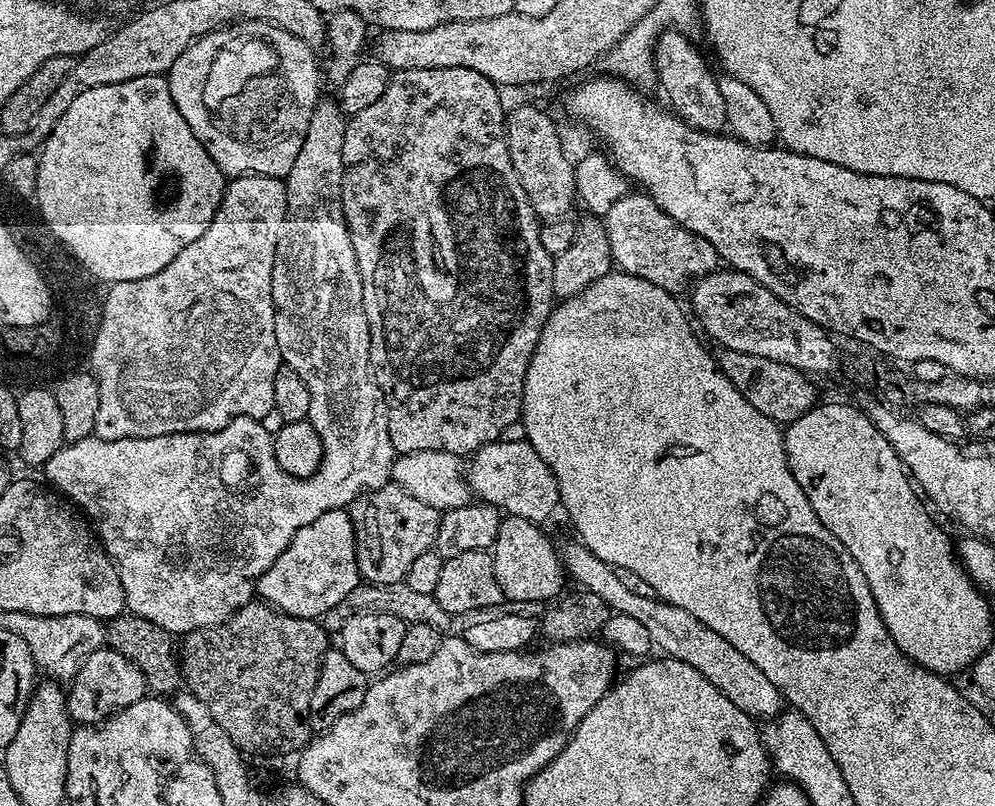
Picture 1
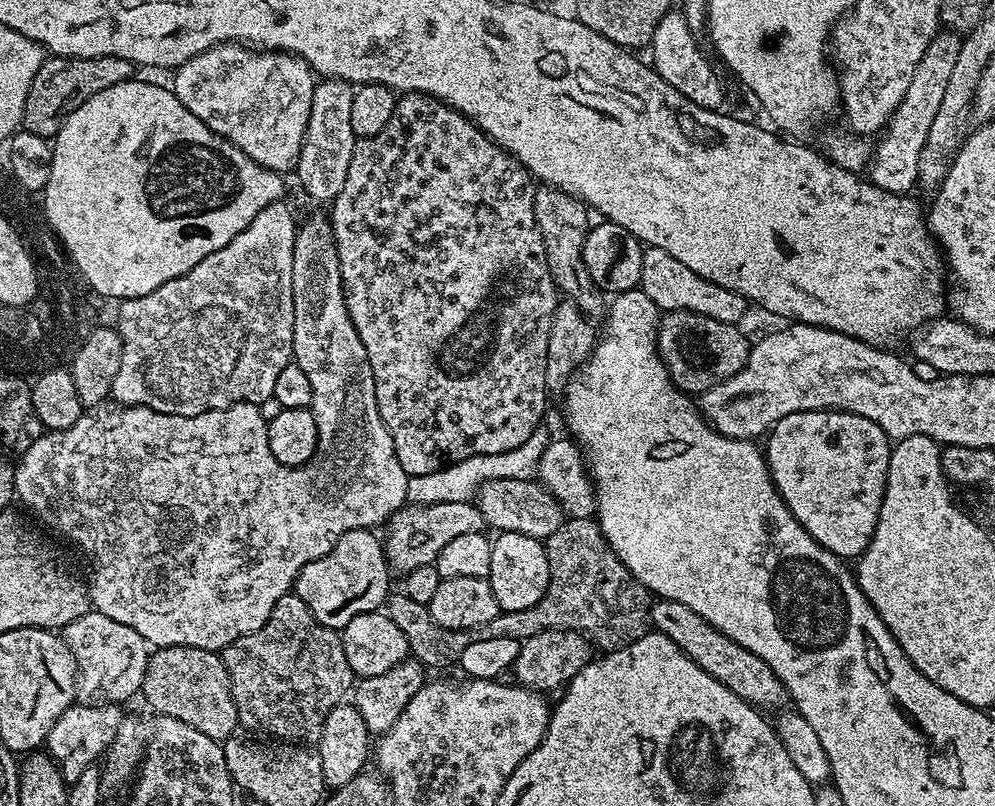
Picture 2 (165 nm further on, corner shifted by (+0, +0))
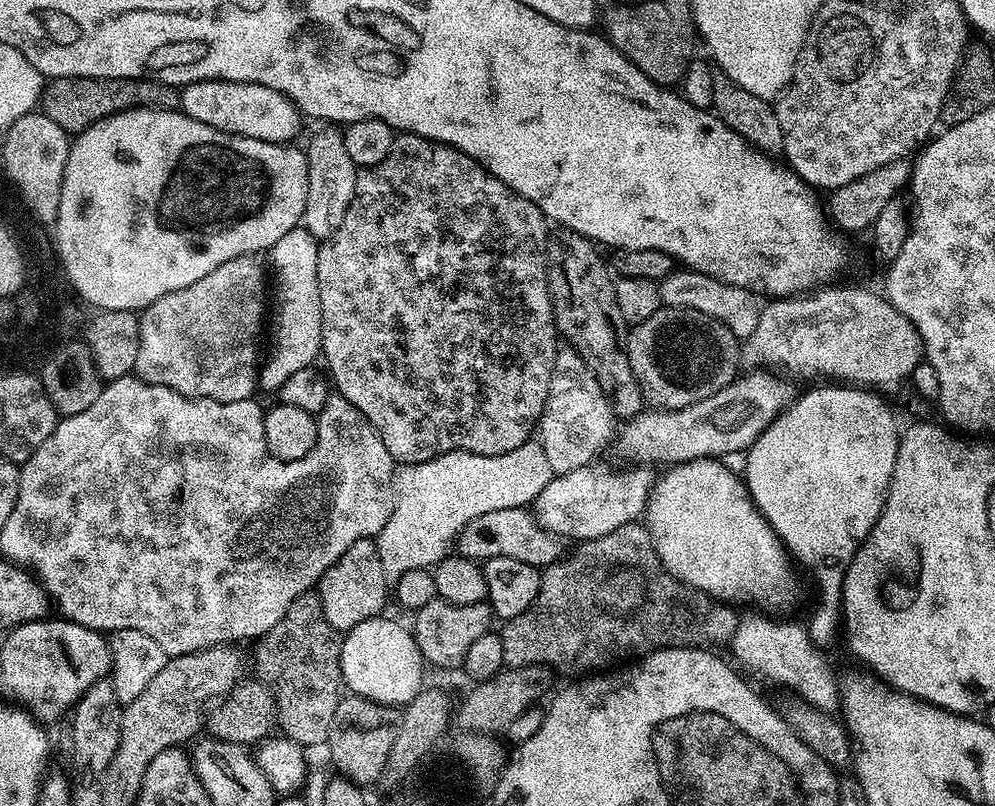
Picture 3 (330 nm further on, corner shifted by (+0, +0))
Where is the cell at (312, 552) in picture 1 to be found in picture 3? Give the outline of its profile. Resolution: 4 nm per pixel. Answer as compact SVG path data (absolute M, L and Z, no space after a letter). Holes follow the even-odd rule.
M375 539L354 542L354 546L350 546L350 550L346 550L346 554L342 554L338 562L326 570L326 574L322 574L318 595L326 622L330 622L330 626L334 626L341 634L358 626L358 622L366 622L371 616L381 615L385 611L384 599L390 596L390 580L384 575Z

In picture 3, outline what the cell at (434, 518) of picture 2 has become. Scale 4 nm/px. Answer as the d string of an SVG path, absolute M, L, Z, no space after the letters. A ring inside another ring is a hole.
M527 507L503 508L490 510L490 514L482 514L482 518L466 525L458 538L458 552L477 562L490 558L518 558L518 562L526 562L543 570L561 559L560 544L561 537L548 532Z

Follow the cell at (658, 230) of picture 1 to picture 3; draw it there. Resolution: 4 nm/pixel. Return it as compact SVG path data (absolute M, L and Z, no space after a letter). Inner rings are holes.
M673 270L665 280L659 281L658 287L661 305L701 312L703 316L709 316L711 320L727 326L736 335L737 341L747 340L750 334L754 334L754 326L758 326L761 305L756 304L757 293L747 292L744 288L730 286L718 278L710 278L706 274L691 270Z

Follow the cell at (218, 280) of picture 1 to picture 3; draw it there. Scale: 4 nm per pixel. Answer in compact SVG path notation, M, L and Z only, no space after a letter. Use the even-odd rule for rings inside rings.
M255 255L239 256L230 262L222 262L218 270L210 270L206 278L198 278L190 286L182 290L174 290L162 298L158 298L149 308L143 309L139 313L140 318L140 345L138 346L138 358L134 369L135 375L141 380L166 386L183 396L198 398L199 400L217 400L219 404L229 404L230 402L248 402L251 401L252 391L258 388L258 360L256 364L256 339L260 336L260 327L264 324L264 276L266 280L266 268L259 264Z

